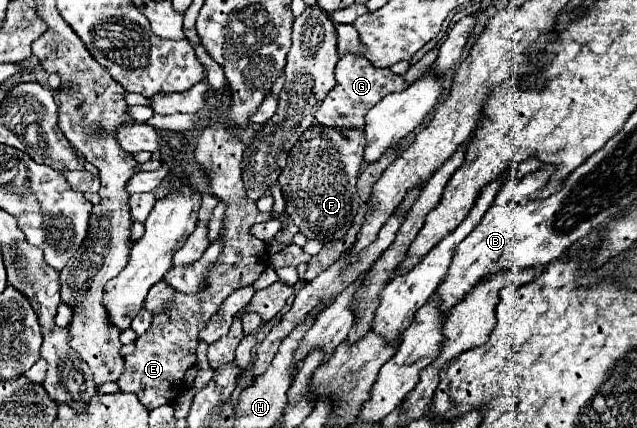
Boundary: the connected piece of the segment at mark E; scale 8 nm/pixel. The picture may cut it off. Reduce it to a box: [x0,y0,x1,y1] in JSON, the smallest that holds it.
[119,119,271,411]

